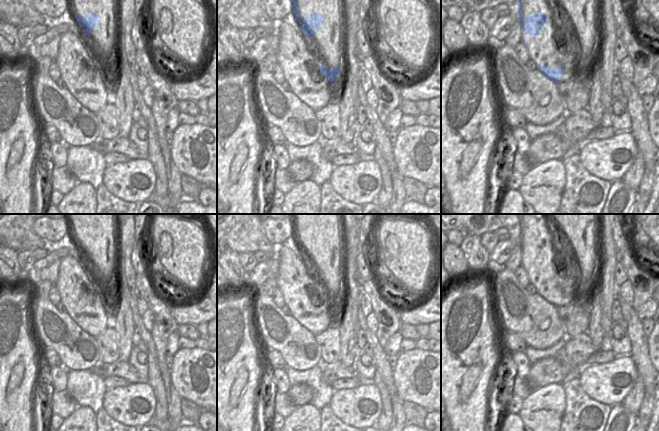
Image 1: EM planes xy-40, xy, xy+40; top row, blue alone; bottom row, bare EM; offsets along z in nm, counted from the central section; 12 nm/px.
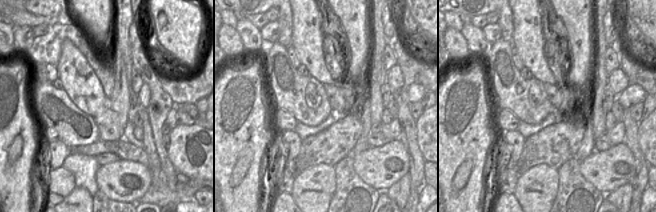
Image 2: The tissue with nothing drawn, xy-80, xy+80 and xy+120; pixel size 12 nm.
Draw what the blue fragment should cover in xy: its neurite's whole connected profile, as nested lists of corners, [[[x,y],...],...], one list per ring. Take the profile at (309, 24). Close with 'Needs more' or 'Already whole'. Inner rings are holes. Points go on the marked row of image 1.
[[[292,0],[293,11],[295,13],[295,22],[291,22],[289,18],[281,22],[276,22],[278,27],[278,36],[280,38],[280,44],[278,46],[278,53],[276,55],[277,63],[281,63],[282,59],[285,59],[294,68],[294,73],[303,85],[299,90],[296,88],[296,96],[305,104],[307,104],[312,110],[319,111],[325,107],[329,102],[333,101],[328,94],[326,88],[326,82],[337,82],[338,73],[340,72],[339,68],[332,67],[328,69],[325,66],[319,66],[318,60],[316,58],[315,52],[313,49],[308,46],[302,38],[302,34],[306,35],[315,35],[316,30],[320,25],[323,25],[323,16],[322,13],[310,14],[309,17],[300,17],[300,11],[298,9],[297,0]]]. Needs more.

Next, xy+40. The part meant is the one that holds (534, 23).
[[[517,0],[518,12],[520,14],[519,22],[506,22],[505,38],[502,46],[507,50],[511,50],[517,54],[517,67],[522,74],[521,91],[524,90],[526,84],[532,90],[532,94],[538,91],[538,87],[543,78],[549,78],[552,82],[561,82],[564,78],[560,75],[564,72],[562,67],[552,69],[549,66],[540,66],[538,71],[533,71],[528,67],[529,52],[528,41],[526,35],[539,35],[544,25],[547,25],[546,13],[540,12],[530,16],[524,15],[521,0]]]. Needs more.

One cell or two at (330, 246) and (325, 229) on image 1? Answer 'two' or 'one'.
one

